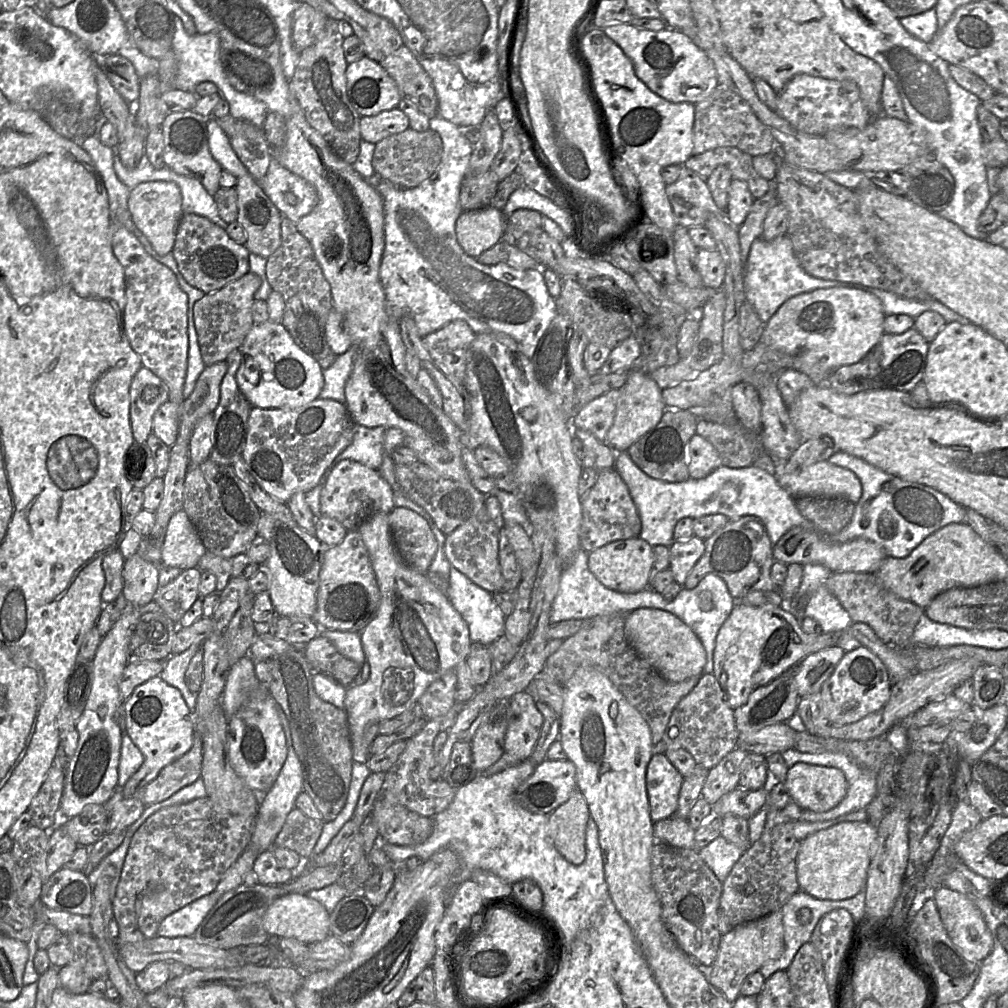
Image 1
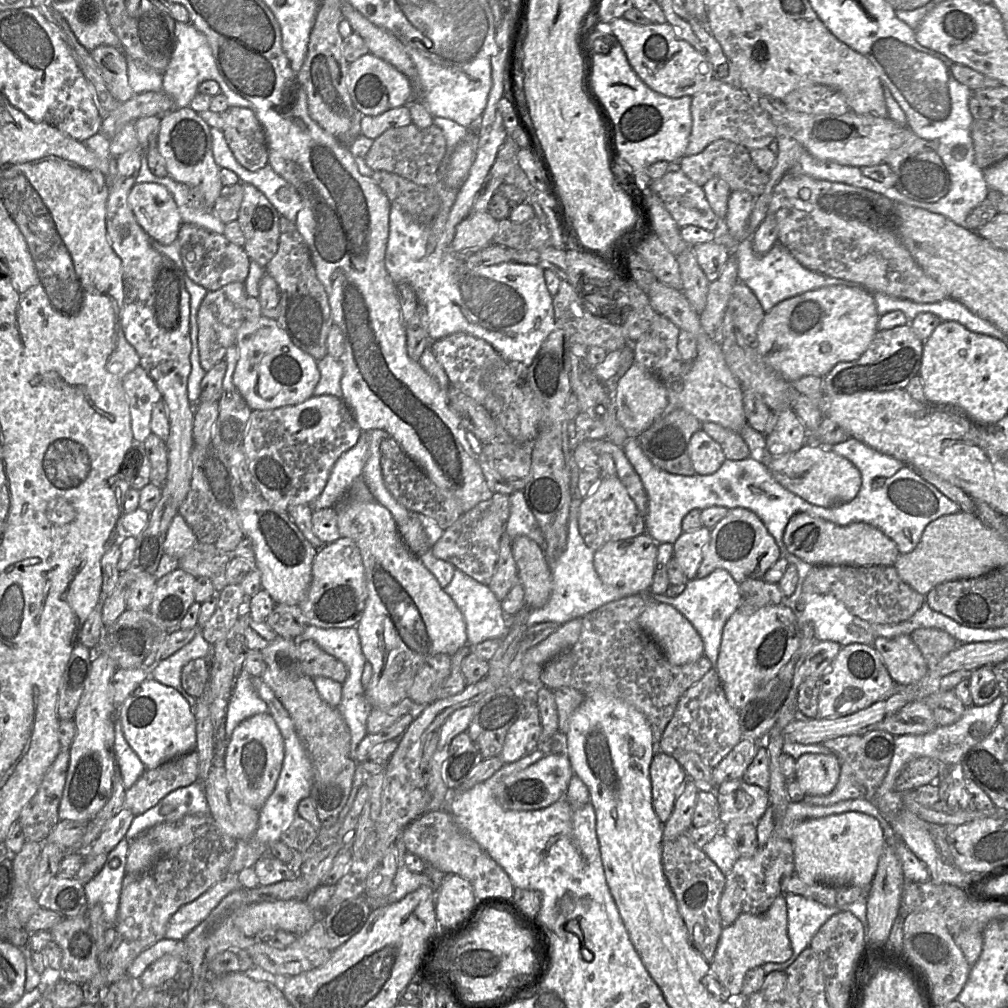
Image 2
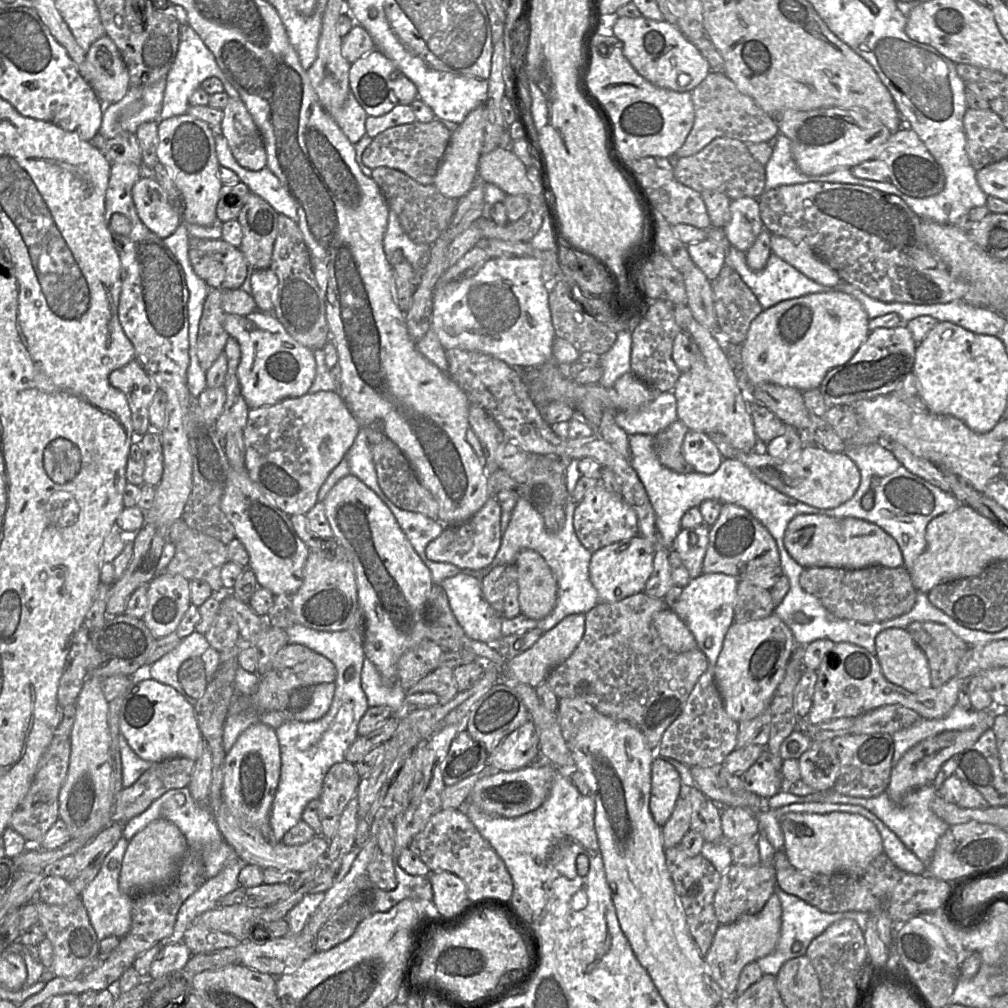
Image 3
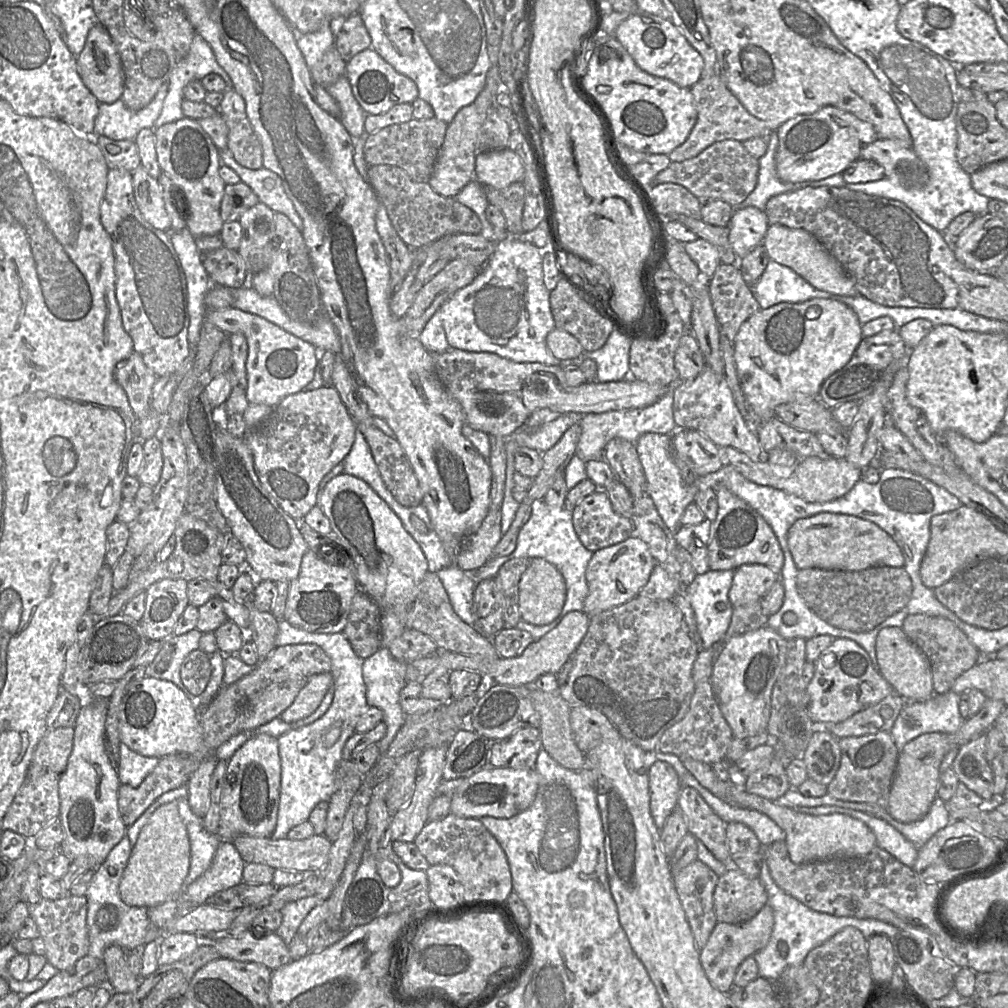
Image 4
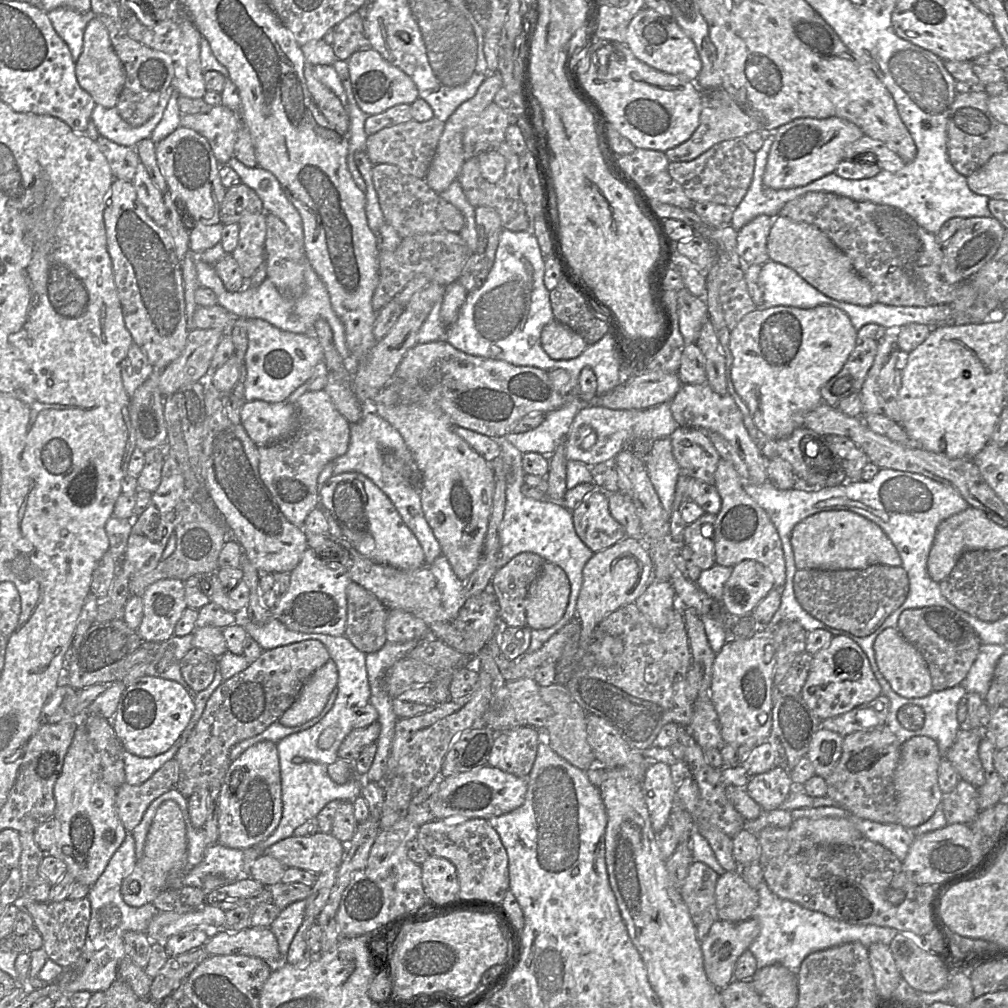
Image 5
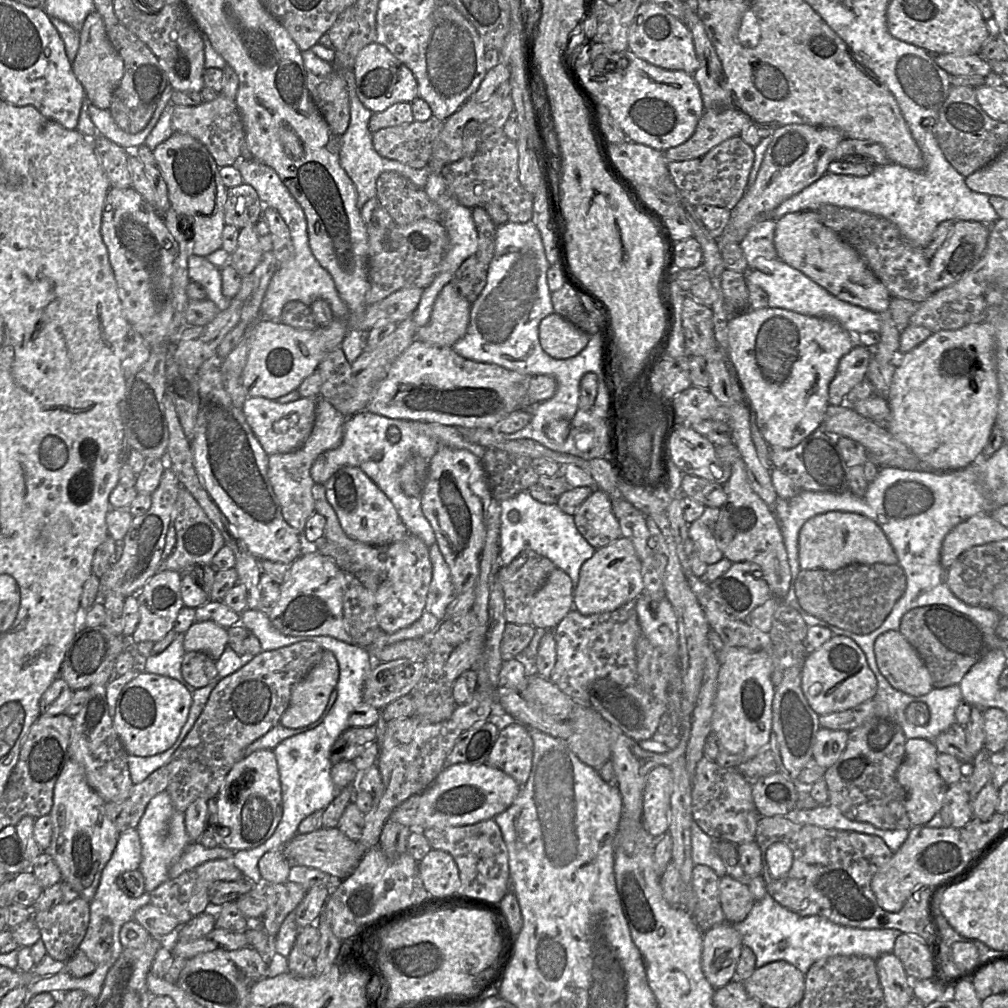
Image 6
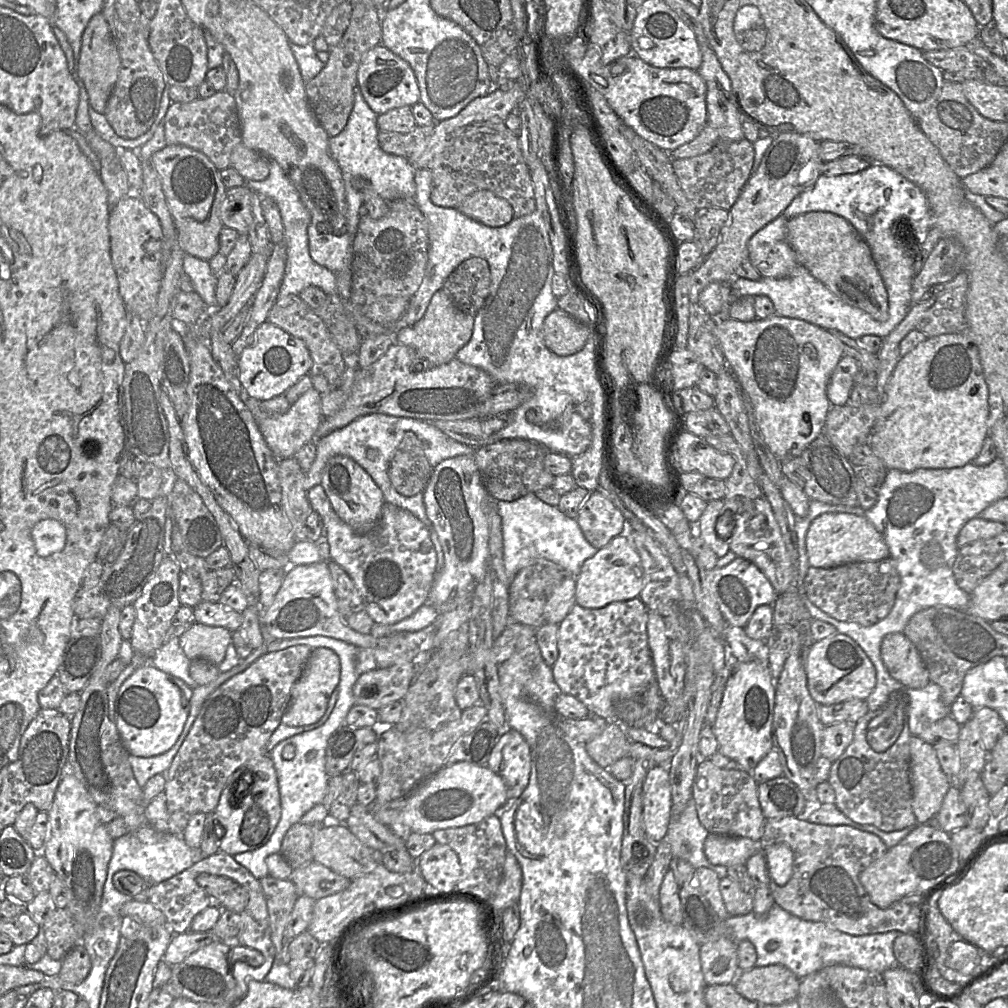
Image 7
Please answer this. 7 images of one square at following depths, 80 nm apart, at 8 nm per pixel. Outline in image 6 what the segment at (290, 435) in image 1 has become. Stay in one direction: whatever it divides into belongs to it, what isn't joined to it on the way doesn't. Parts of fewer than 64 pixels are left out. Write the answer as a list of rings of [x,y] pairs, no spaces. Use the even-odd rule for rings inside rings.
[[[318,396],[314,426],[306,442],[295,451],[269,455],[268,477],[279,500],[283,518],[301,535],[307,519],[315,512],[312,494],[315,482],[311,477],[311,467],[321,454],[341,444],[345,420],[346,417],[341,415],[327,399]]]

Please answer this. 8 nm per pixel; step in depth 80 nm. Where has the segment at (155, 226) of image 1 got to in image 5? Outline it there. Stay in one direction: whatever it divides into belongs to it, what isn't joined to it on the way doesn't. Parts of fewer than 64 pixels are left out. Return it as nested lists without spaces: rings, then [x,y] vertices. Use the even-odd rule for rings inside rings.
[[[140,162],[131,181],[135,187],[138,199],[145,207],[148,215],[159,226],[165,227],[167,218],[165,213],[164,195],[152,182],[145,166]]]

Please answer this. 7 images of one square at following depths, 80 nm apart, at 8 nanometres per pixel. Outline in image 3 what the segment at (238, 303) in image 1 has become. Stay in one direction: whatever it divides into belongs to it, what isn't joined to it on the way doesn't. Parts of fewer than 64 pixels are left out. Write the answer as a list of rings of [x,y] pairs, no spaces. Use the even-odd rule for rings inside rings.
[[[210,289],[206,297],[199,324],[197,357],[202,370],[208,371],[222,352],[230,335],[224,328],[221,300],[223,290]]]

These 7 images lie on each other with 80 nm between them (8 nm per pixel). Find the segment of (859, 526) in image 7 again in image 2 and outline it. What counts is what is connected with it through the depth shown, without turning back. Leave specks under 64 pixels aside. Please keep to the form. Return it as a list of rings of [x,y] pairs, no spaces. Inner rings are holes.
[[[806,513],[791,517],[784,530],[783,544],[789,553],[813,566],[893,566],[900,555],[895,542],[871,525],[854,522],[839,526]]]

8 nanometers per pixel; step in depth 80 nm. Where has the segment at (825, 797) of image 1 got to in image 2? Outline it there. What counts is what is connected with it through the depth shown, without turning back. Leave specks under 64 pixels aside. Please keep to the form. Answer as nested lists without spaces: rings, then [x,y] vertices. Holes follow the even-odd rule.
[[[806,753],[796,760],[795,777],[806,796],[830,794],[840,776],[840,761],[833,753]]]

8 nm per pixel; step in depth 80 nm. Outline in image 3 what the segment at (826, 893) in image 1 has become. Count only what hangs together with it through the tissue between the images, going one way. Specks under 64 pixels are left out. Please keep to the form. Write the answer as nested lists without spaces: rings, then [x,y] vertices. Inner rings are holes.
[[[792,812],[784,814],[779,823],[784,835],[785,854],[790,864],[802,872],[862,875],[872,861],[884,852],[876,826],[858,814]]]

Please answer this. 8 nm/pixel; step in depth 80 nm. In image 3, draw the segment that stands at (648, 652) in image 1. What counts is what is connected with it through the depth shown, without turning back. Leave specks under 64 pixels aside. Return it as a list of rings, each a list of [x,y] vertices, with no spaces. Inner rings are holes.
[[[666,607],[657,612],[652,623],[663,644],[671,651],[685,652],[697,648],[693,634],[673,609]]]

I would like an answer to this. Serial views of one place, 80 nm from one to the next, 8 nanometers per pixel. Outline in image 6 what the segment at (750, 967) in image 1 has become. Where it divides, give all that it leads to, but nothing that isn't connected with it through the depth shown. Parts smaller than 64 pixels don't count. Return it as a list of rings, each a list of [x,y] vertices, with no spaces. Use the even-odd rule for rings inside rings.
[[[723,922],[703,933],[702,970],[712,987],[739,981],[736,967],[742,947],[741,935],[731,923]]]

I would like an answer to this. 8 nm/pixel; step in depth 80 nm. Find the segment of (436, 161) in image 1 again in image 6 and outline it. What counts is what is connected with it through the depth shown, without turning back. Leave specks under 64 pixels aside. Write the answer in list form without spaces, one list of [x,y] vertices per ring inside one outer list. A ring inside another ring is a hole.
[[[432,115],[425,122],[383,128],[372,135],[375,151],[383,158],[396,160],[415,169],[428,165],[443,121]]]

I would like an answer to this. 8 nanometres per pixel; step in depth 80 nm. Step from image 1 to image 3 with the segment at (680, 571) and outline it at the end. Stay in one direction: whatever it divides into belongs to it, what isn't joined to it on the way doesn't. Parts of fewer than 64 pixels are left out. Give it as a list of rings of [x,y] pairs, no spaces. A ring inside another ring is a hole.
[[[705,524],[681,529],[672,543],[671,549],[679,554],[691,579],[702,574],[702,563],[709,543],[709,529]]]

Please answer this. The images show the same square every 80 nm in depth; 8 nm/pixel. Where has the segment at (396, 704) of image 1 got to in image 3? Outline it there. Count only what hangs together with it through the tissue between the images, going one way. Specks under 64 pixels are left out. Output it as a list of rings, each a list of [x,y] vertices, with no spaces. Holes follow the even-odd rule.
[[[349,474],[339,480],[336,485],[330,490],[326,498],[322,501],[322,504],[325,507],[325,514],[333,531],[334,538],[337,540],[338,544],[342,545],[347,550],[348,557],[354,565],[359,609],[361,610],[365,620],[365,634],[363,642],[364,654],[366,658],[368,658],[376,666],[383,680],[386,683],[391,684],[398,679],[397,663],[403,653],[415,647],[423,640],[428,639],[429,625],[425,619],[425,610],[431,589],[434,585],[430,570],[421,560],[416,551],[413,549],[411,543],[400,528],[396,518],[394,517],[388,506],[377,496],[374,491],[366,486],[355,475]]]

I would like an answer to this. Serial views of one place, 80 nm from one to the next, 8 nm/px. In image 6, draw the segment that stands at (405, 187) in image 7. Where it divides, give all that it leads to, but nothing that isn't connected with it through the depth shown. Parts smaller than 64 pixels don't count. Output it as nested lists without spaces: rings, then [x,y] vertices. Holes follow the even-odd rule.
[[[341,70],[341,75],[346,82],[349,97],[350,122],[346,132],[340,136],[340,164],[356,187],[358,208],[361,210],[367,201],[377,197],[376,182],[384,172],[396,172],[416,186],[424,188],[430,174],[428,167],[415,169],[396,160],[383,158],[375,151],[372,143],[373,134],[368,127],[369,120],[374,113],[368,110],[357,96],[353,70]]]

